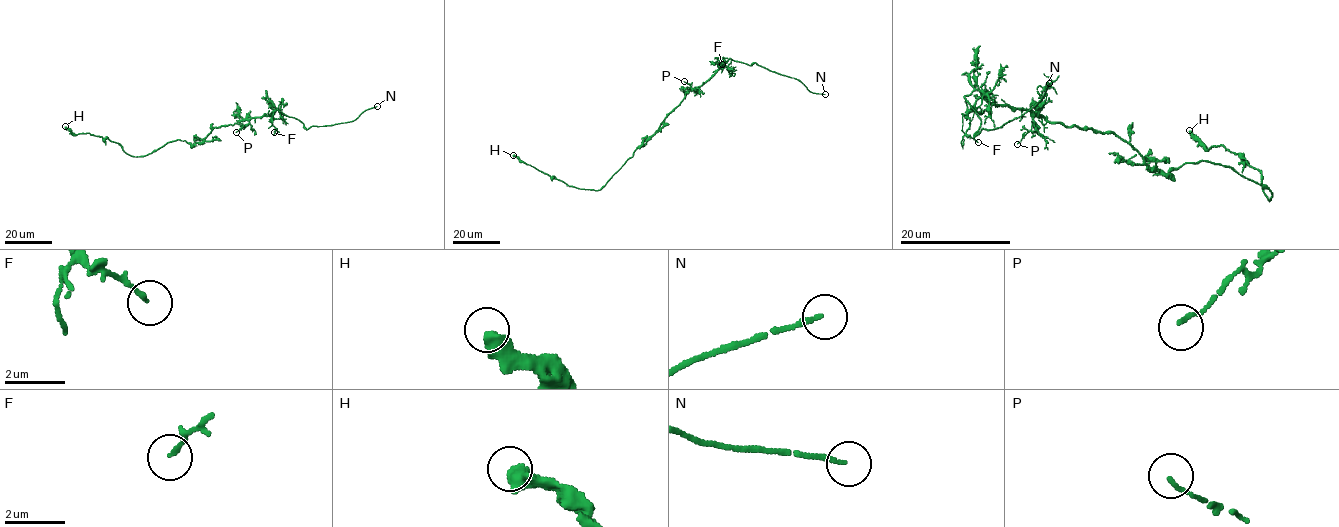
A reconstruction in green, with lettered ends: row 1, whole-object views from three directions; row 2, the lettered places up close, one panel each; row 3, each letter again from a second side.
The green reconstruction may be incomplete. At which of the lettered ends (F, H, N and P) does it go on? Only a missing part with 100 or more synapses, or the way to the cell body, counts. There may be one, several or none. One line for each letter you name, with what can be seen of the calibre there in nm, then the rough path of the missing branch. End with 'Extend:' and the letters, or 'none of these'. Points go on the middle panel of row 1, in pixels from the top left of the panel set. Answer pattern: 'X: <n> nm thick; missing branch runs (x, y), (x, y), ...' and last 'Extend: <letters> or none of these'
N: 160 nm thick
Extend: N

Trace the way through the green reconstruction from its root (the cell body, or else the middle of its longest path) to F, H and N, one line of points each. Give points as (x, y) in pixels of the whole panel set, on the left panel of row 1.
F: (216, 127), (272, 112), (272, 125), (276, 129), (274, 132)
H: (216, 127), (201, 142), (177, 139), (133, 157), (116, 142), (75, 135), (65, 126)
N: (216, 127), (269, 116), (277, 109), (298, 119), (309, 129), (351, 122), (377, 106)

